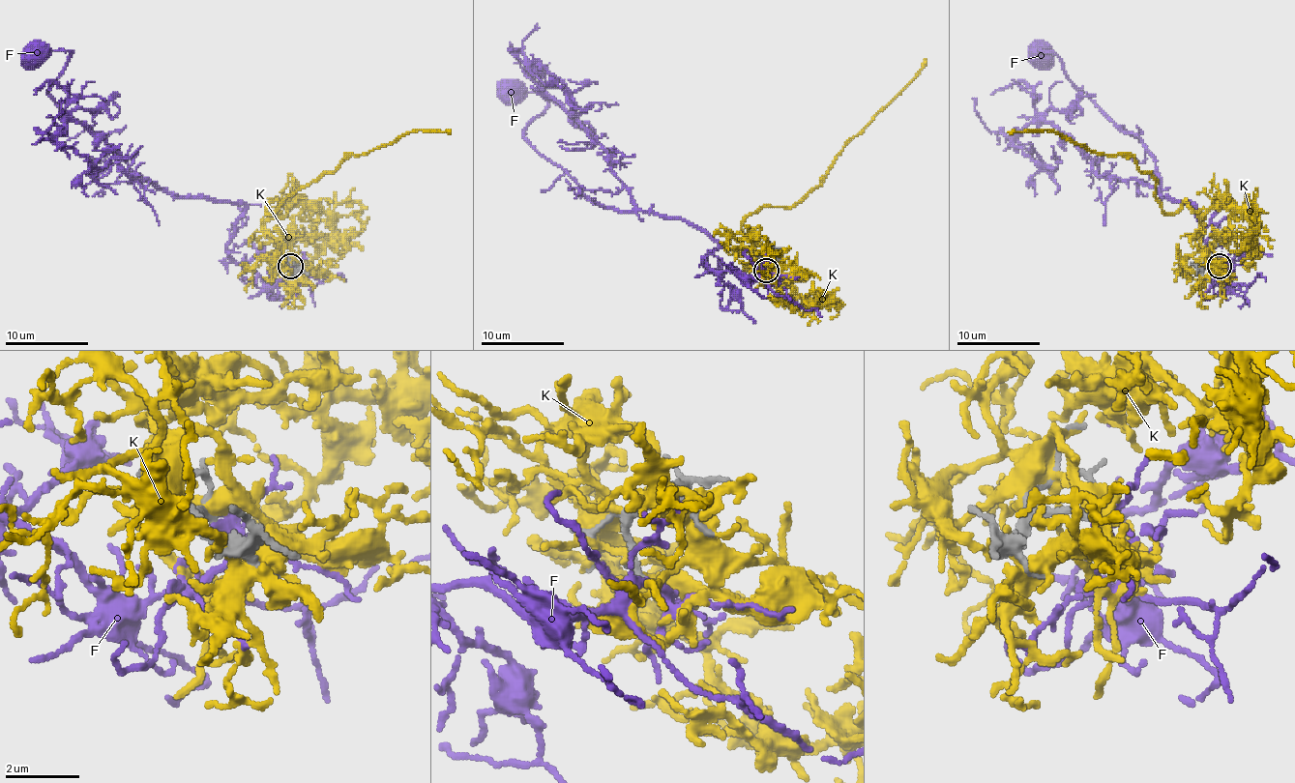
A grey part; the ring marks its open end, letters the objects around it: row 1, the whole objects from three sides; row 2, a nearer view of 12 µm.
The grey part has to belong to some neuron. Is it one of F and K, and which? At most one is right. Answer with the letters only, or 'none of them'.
F

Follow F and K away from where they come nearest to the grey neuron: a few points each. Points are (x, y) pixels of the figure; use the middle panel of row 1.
F: (765, 271), (714, 271), (703, 258), (718, 244), (636, 206), (533, 63), (576, 106), (618, 104)
K: (763, 269), (750, 246), (741, 252), (755, 240), (743, 220), (763, 206), (795, 206), (926, 59)

